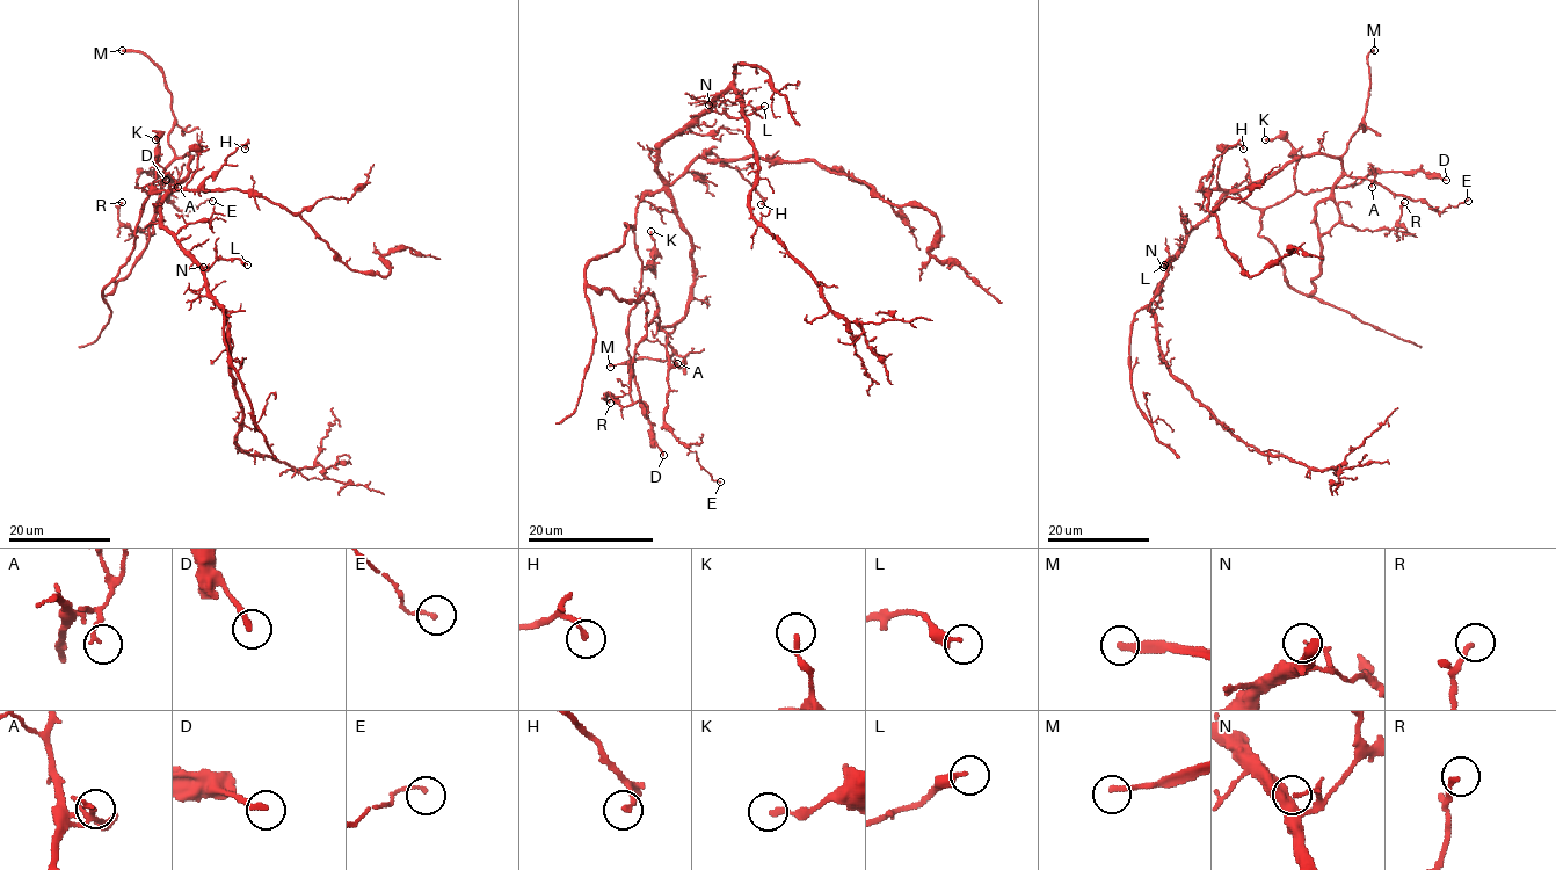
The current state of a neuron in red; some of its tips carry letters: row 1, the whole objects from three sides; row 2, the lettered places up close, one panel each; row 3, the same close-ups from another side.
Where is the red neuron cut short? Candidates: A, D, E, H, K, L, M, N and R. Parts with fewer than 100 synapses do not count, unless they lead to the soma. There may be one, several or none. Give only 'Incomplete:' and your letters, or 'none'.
Incomplete: M

